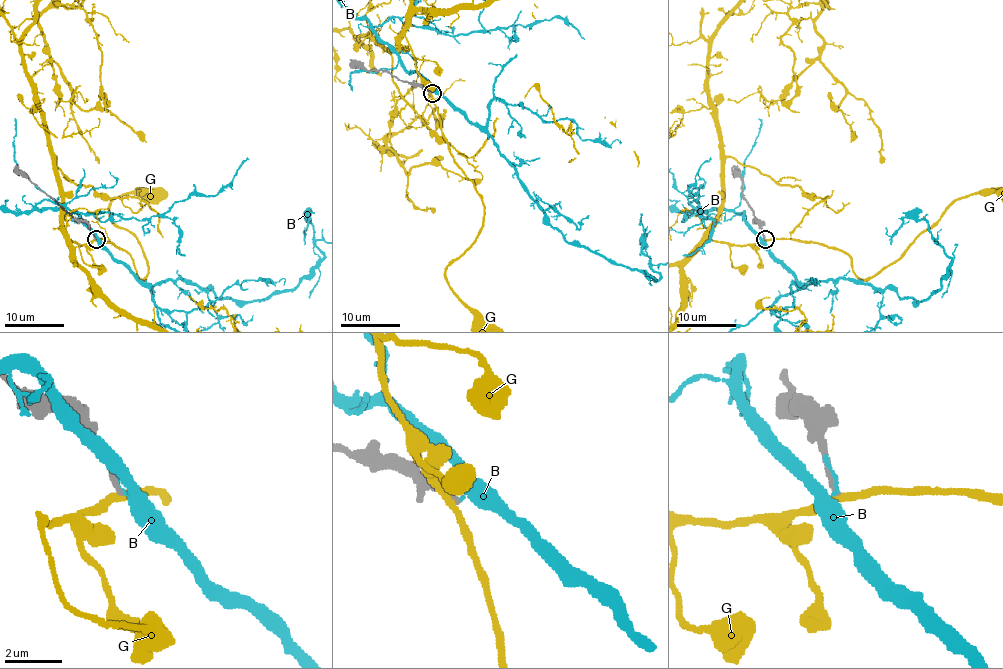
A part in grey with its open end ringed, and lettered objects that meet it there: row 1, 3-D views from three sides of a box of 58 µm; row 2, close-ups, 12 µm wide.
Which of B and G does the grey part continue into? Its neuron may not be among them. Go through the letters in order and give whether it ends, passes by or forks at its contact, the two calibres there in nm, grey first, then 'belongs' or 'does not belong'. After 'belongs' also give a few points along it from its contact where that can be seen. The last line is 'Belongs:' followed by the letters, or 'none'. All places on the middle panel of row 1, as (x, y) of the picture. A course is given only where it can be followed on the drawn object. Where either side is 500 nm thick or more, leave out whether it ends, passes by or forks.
B: it ends; calibres 260 and 130 nm; does not belong
G: it passes by; calibres 200 and 240 nm; does not belong
Belongs: none

